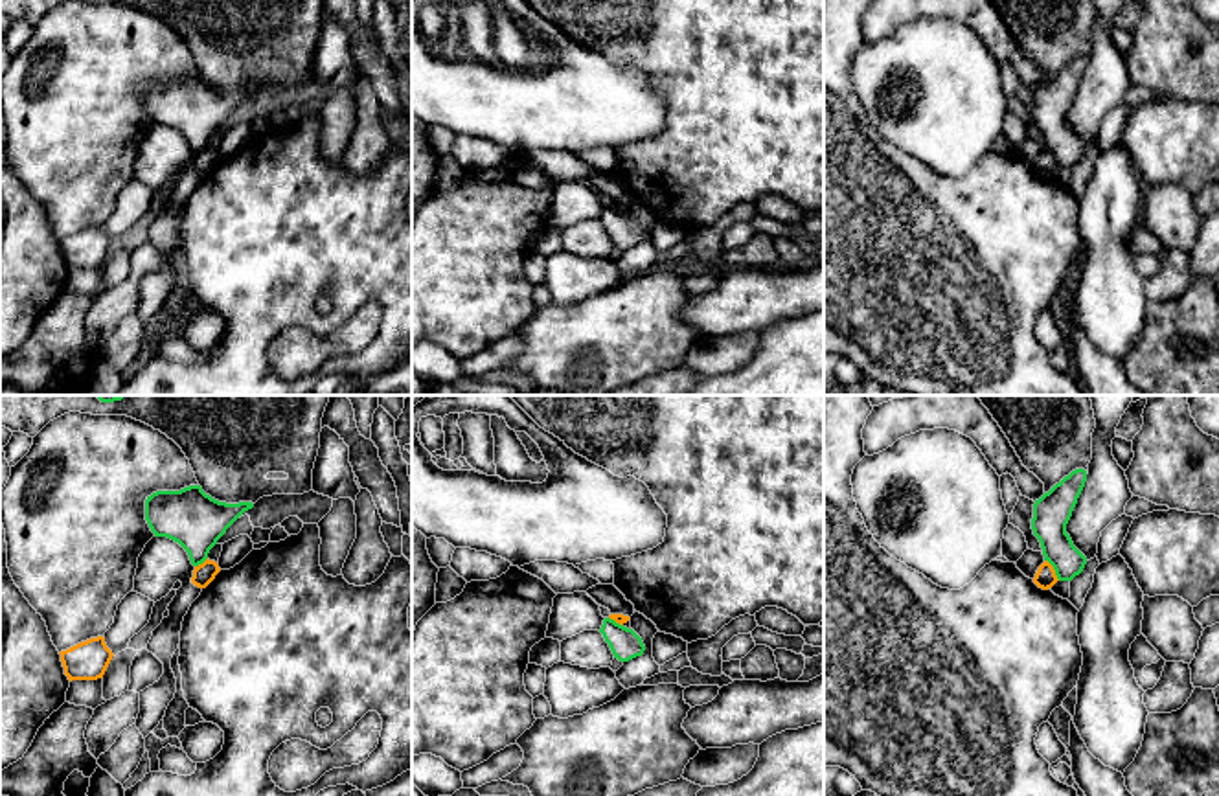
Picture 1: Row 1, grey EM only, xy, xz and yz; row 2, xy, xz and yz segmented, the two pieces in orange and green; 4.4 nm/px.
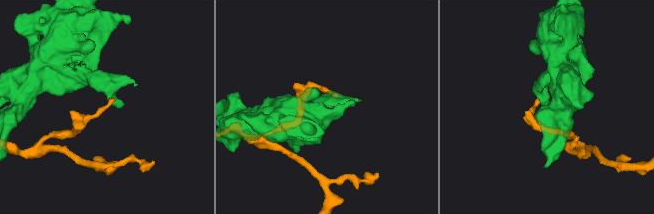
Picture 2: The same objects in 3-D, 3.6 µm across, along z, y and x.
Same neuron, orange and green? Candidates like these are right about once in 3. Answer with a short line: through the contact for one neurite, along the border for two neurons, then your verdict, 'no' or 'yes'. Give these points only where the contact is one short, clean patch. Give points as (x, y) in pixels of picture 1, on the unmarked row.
line yz (1045, 147), (1059, 168); no

